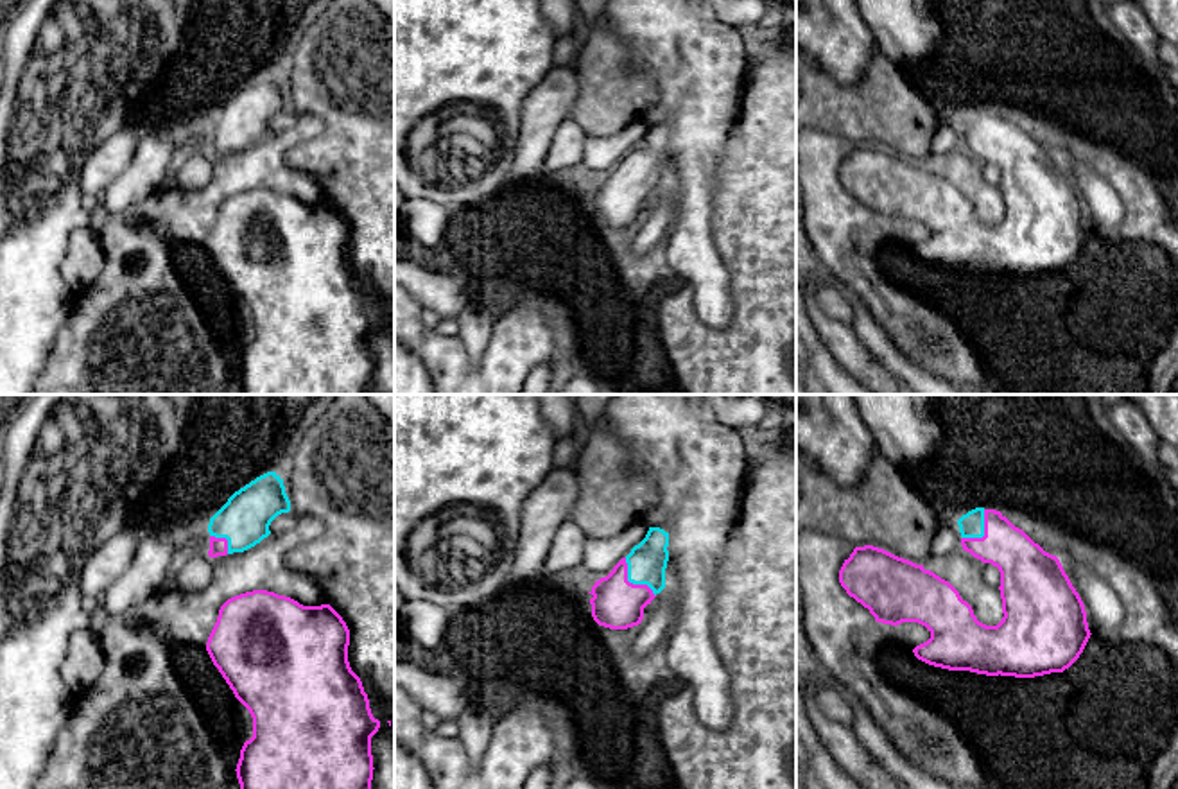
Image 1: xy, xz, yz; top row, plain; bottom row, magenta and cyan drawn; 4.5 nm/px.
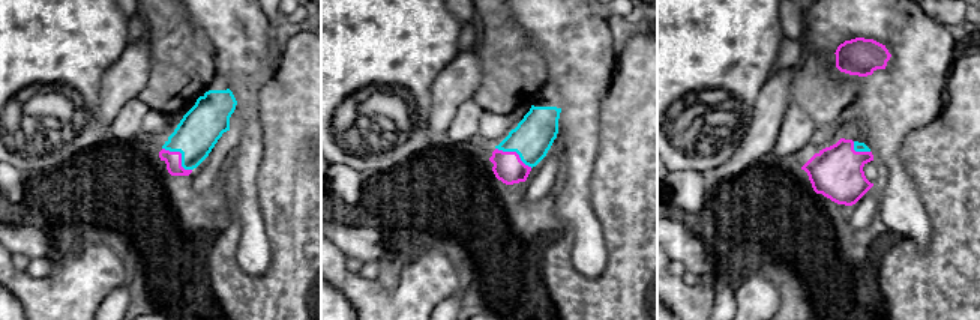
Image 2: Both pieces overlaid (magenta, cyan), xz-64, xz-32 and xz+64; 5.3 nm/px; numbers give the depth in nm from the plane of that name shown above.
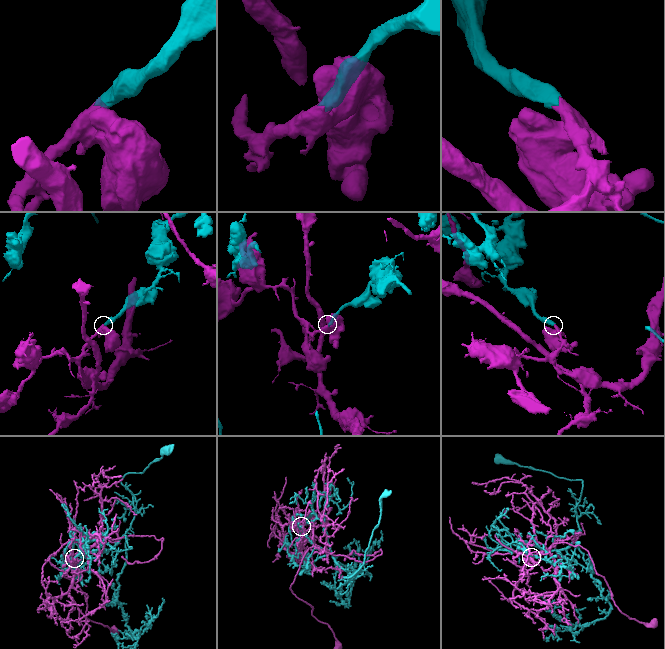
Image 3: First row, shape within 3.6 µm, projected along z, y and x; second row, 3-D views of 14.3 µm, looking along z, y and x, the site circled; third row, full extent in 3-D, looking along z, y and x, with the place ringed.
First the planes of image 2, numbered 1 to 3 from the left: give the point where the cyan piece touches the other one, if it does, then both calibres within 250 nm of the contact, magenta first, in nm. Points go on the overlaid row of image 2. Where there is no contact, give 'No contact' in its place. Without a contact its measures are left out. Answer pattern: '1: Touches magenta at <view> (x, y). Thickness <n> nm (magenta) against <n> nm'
1: Touches magenta at xz-64 (180, 155). Thickness 90 nm (magenta) against 220 nm
2: Touches magenta at xz-32 (515, 152). Thickness 160 nm (magenta) against 220 nm
3: Touches magenta at xz+64 (859, 152). Thickness 280 nm (magenta) against 50 nm

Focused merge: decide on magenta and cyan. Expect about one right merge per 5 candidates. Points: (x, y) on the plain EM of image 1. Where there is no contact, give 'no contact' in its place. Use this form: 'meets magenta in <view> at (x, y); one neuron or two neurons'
meets magenta in xz at (632, 182); two neurons

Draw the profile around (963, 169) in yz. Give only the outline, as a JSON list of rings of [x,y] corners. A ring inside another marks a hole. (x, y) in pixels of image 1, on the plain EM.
[[[954,149],[936,154],[936,158],[925,161],[923,167],[948,179],[959,190],[961,197],[972,204],[979,221],[997,224],[1004,215],[1000,188],[992,186],[984,179],[983,163],[984,161],[970,151]]]

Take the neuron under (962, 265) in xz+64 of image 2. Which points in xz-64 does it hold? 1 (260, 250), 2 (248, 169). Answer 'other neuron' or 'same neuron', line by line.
1: other neuron
2: other neuron

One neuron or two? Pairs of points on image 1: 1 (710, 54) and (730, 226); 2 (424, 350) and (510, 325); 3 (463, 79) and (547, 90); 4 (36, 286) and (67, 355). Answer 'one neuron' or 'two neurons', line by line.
1: two neurons
2: one neuron
3: two neurons
4: two neurons

